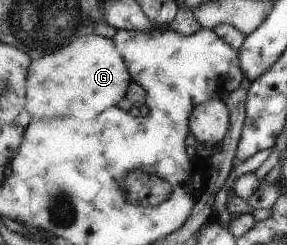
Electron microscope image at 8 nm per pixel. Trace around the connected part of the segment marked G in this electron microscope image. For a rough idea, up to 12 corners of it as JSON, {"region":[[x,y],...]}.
{"region":[[83,35],[32,61],[33,117],[92,119],[133,80],[118,44]]}

